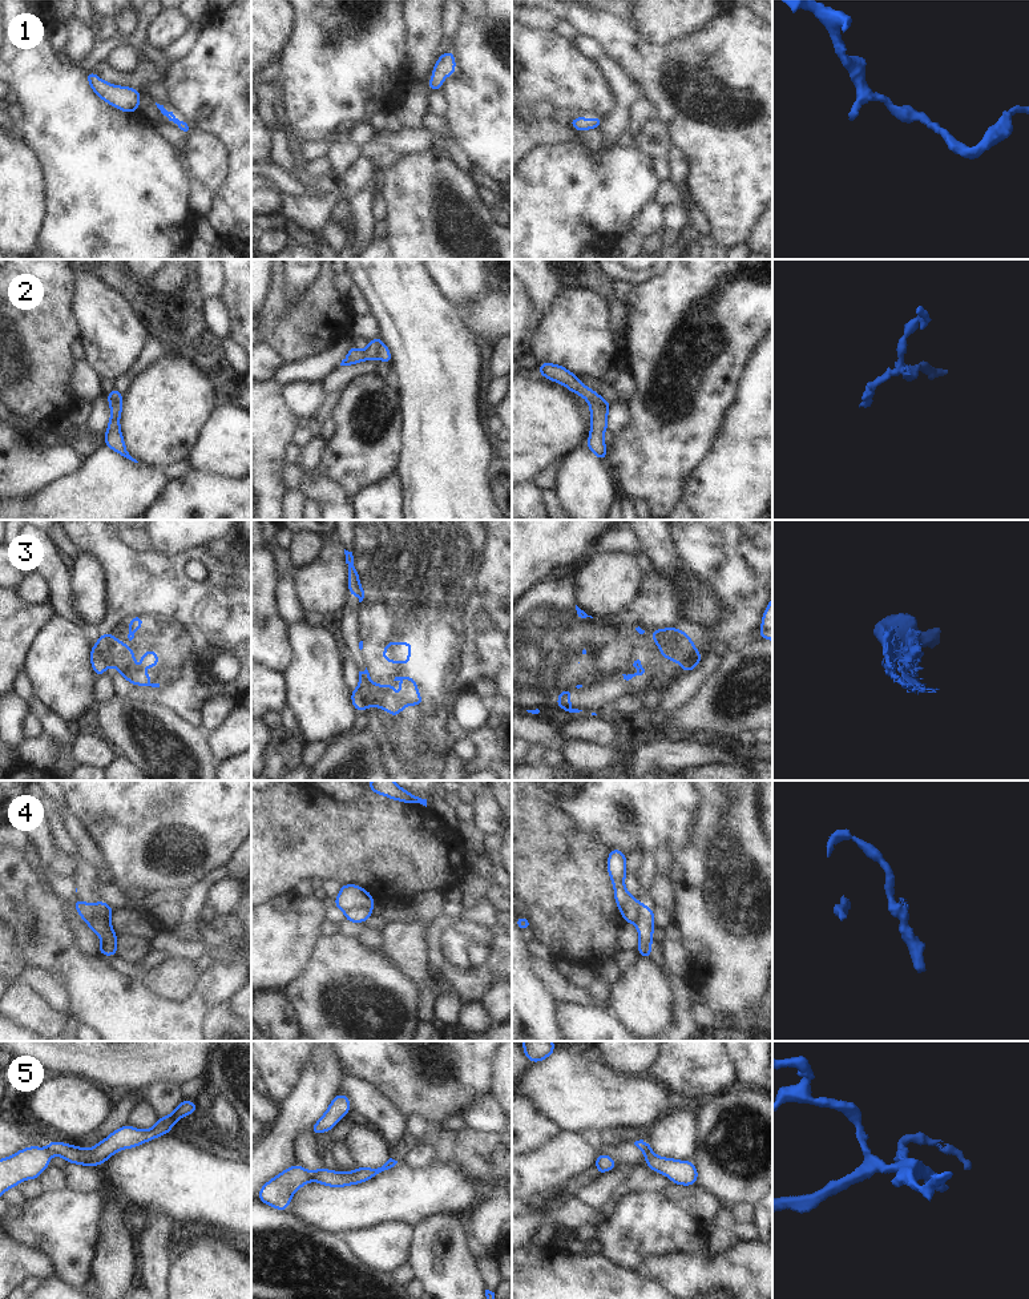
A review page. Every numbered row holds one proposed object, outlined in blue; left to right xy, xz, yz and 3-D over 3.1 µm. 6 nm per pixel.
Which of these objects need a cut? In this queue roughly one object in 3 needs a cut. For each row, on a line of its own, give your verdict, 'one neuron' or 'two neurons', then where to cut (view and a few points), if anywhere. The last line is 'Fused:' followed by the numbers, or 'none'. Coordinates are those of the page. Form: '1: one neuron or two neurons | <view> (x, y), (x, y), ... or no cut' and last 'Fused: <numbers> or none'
1: one neuron | no cut
2: two neurons | xz (380, 339), (376, 356)
3: two neurons | xy (96, 644), (97, 652), (103, 658), (104, 672)
4: two neurons | xy (108, 918), (96, 915), (85, 922)
5: two neurons | xz (309, 1172), (311, 1180)
Fused: 2, 3, 4, 5

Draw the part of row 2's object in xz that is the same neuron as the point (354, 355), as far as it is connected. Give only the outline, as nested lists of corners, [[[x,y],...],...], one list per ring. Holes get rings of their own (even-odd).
[[[380,336],[368,340],[368,348],[362,351],[354,344],[350,347],[347,356],[342,360],[340,366],[351,366],[364,360],[372,360],[378,358]]]

